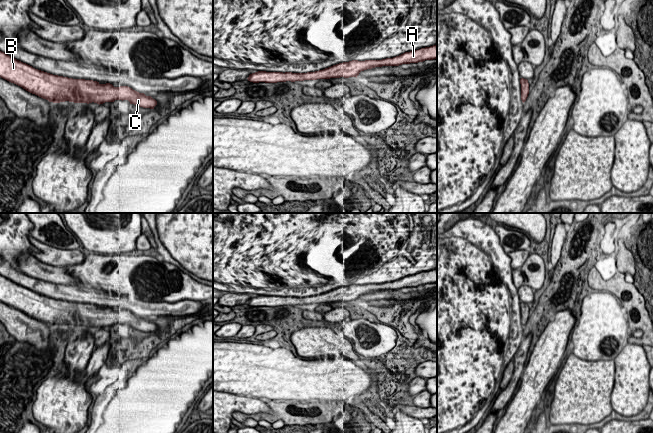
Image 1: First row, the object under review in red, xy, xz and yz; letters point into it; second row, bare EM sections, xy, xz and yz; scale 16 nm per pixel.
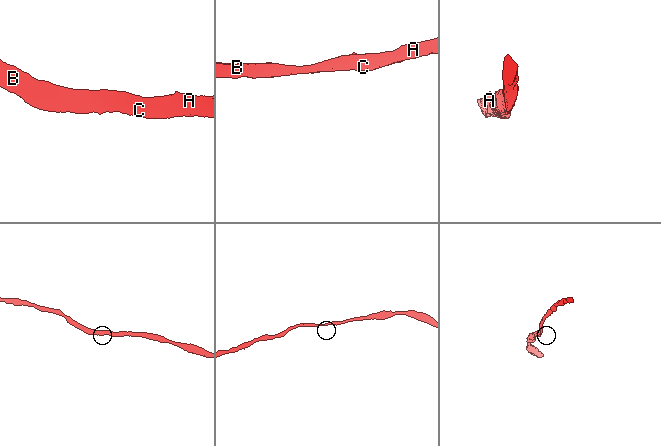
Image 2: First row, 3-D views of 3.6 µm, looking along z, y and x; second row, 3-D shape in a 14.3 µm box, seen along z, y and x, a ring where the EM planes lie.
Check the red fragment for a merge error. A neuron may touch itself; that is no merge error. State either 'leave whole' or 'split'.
leave whole

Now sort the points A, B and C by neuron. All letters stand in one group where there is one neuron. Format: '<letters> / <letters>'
A B C

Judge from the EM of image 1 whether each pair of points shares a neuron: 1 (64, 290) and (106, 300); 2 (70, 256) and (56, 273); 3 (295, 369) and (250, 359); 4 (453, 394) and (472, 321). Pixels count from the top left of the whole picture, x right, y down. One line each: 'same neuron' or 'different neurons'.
1: same neuron
2: different neurons
3: same neuron
4: same neuron

